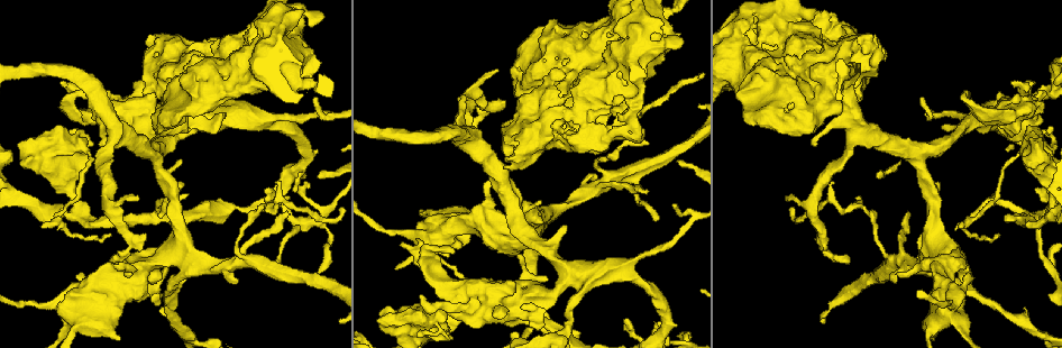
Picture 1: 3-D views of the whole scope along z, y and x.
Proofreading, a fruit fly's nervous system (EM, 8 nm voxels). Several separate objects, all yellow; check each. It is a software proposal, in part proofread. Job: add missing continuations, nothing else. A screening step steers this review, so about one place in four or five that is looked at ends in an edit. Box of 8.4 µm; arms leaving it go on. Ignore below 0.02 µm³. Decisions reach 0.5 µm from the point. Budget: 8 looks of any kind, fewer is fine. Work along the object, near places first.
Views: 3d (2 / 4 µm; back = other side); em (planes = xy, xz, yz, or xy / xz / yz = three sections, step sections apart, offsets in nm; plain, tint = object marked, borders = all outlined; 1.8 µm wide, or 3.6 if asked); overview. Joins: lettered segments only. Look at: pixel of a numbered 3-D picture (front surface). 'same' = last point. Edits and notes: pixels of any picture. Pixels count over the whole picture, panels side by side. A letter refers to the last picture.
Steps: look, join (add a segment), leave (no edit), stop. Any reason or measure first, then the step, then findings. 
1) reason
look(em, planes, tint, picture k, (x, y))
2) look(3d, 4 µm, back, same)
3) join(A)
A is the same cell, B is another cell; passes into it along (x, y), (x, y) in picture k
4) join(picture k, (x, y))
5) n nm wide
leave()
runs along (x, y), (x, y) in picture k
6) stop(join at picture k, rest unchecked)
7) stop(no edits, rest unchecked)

free end
look(3d, 4 µm, picture 1, (642, 129))

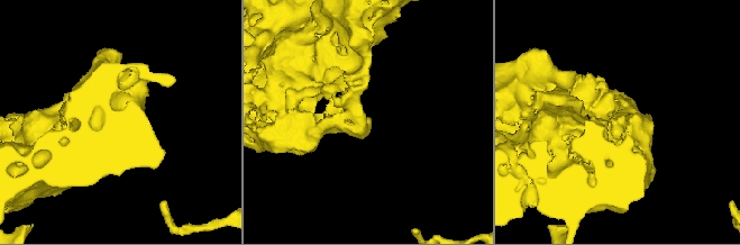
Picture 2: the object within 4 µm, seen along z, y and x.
look(em, planes, borders, picture 2, (371, 120))

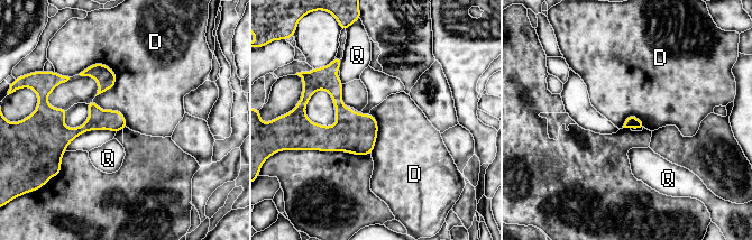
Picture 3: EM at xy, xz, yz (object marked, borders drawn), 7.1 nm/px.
leave()
D and Q are other cells; runs along (57, 117), (66, 131), (124, 125) in picture 3; none of them fits

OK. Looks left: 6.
sharp bend
look(3d, 4 µm, picture 1, (570, 270))

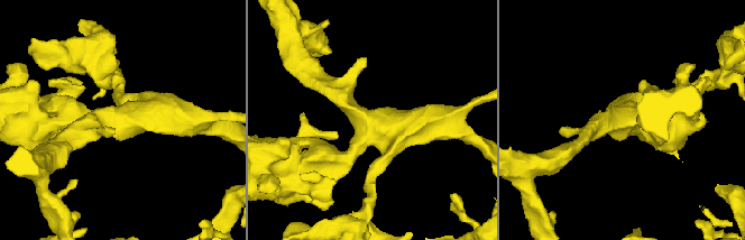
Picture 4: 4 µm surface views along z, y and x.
4 arms
look(em, planes, tint, picture 4, (367, 122))

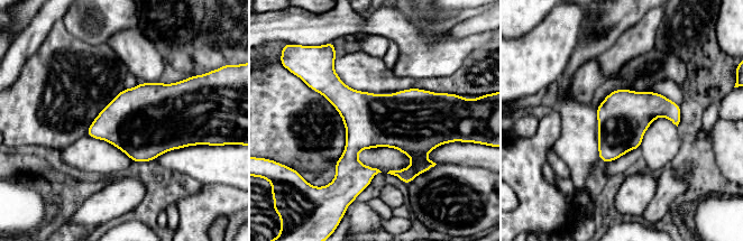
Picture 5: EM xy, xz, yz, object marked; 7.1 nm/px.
what lies round it
look(em, planes, borders, same)

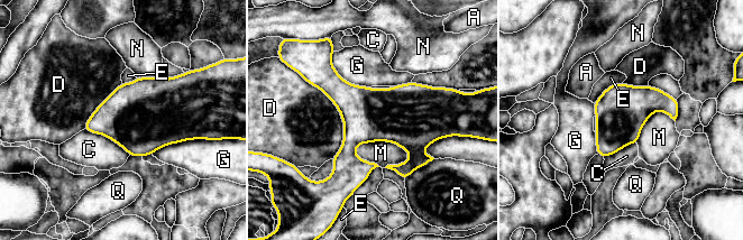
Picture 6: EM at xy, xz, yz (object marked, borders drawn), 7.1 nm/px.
leave()
A, C, D, E, G, M, N and Q are other cells; border along (355, 147), (392, 141), (410, 157) in picture 6; none of them fits

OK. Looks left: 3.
sharp bend
look(3d, 4 µm, picture 1, (803, 85))

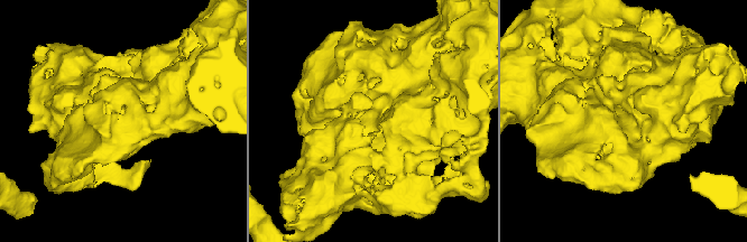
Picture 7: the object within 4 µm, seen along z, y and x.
look(em, 3.6 µm, yz, step 4, tint, picture 7, (625, 122))

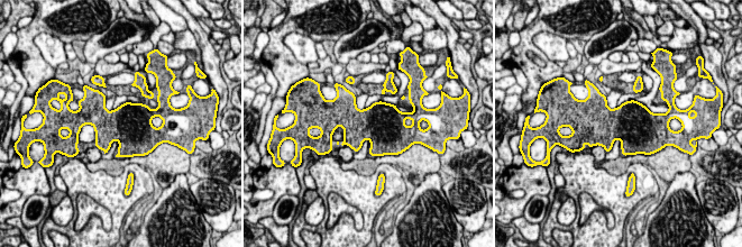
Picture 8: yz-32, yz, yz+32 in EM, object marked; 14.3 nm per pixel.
look(em, 3.6 µm, planes, borders, same)

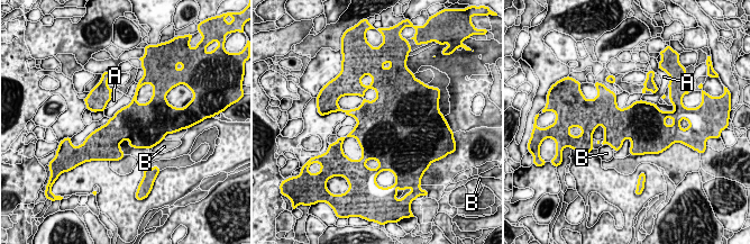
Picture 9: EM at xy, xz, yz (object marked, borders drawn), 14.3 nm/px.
leave()
A and B are other cells; border along (641, 99), (654, 102), (665, 111) in picture 9; no lettered segment goes on from it

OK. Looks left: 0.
stop(no edits, rest unchecked)

